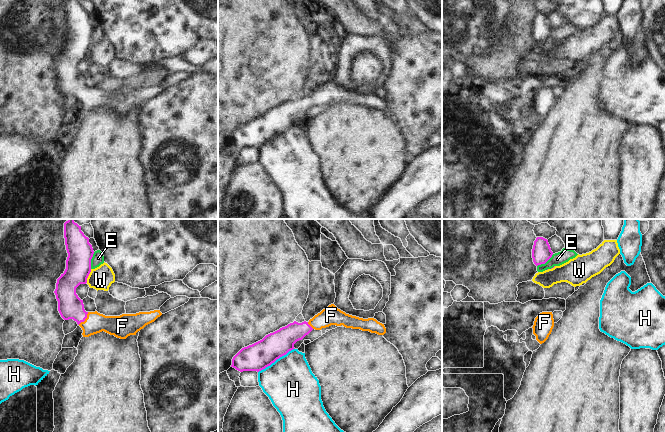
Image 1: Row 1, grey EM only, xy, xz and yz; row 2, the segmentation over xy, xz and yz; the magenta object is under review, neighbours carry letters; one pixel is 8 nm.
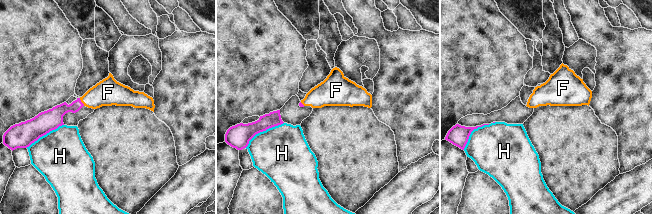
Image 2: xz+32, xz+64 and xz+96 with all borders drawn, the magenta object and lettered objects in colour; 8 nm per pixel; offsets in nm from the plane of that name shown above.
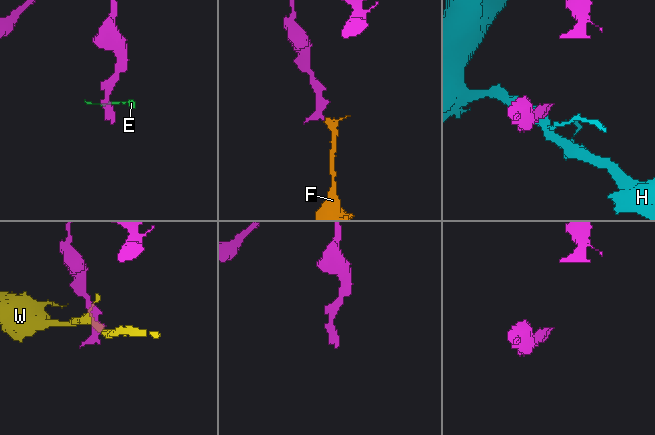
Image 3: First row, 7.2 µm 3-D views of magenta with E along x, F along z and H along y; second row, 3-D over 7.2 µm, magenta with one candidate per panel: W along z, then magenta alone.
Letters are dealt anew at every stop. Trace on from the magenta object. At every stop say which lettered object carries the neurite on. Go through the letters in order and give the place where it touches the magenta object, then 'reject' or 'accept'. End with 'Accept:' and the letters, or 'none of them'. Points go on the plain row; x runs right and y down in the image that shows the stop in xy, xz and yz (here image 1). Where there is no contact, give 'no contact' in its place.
E: contact yz (545, 38); reject
F: contact xy (85, 94); accept
H: contact xz (276, 135); reject
W: contact xy (88, 51); reject
Accept: F

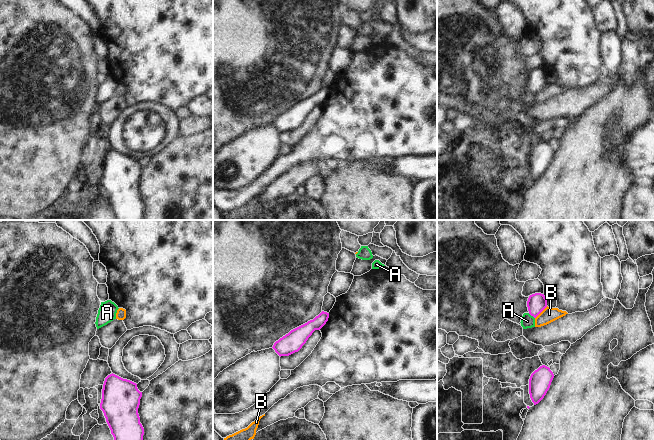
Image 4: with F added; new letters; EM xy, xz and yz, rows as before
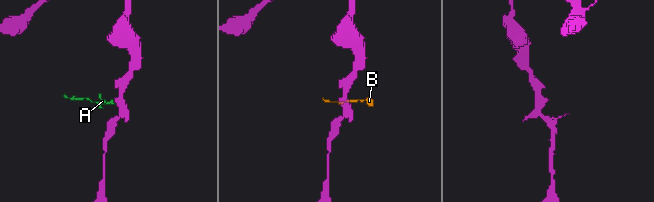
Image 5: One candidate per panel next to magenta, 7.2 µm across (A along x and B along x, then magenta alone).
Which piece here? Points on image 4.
A: contact yz (531, 91); reject
B: contact yz (541, 87); reject
Accept: none of them

